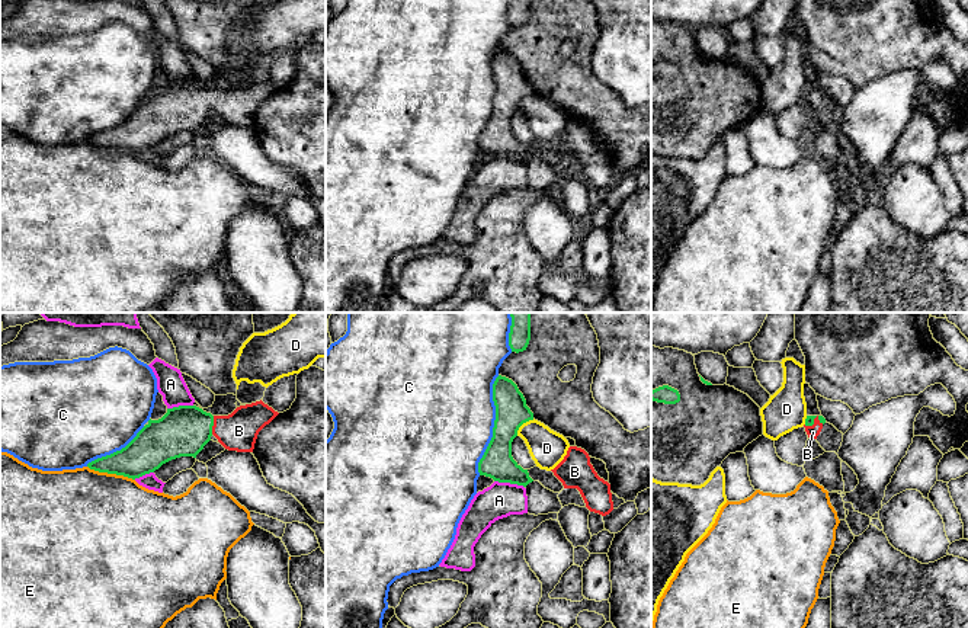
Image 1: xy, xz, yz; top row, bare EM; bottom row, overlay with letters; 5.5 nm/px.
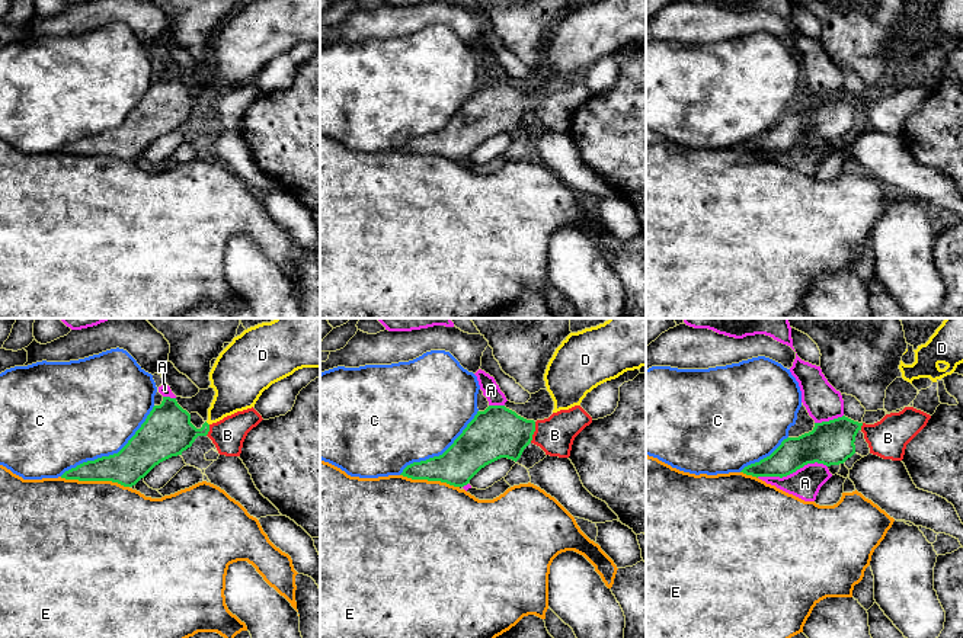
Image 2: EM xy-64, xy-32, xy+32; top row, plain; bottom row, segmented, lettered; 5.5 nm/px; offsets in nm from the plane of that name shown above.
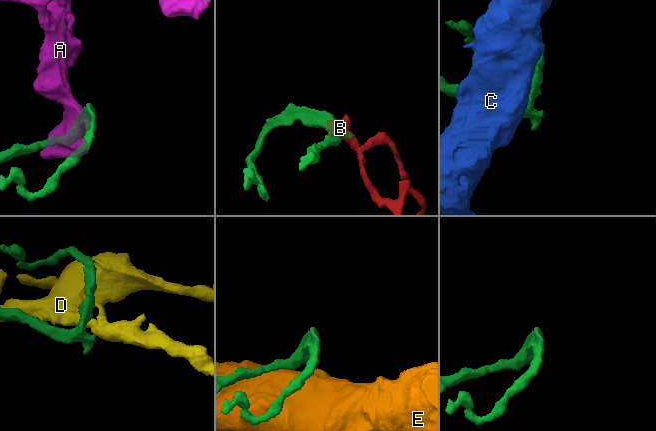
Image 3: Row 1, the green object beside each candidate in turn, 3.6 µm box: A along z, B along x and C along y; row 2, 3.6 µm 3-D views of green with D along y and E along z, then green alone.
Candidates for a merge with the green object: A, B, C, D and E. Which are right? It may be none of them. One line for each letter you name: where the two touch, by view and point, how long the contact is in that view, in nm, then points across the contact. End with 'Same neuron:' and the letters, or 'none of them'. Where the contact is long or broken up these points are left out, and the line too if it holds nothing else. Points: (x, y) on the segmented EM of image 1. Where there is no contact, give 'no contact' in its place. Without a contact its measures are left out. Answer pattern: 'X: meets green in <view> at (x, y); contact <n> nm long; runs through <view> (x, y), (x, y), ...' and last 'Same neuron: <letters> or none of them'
B: meets green in xy at (212, 425); contact 110 nm long; runs through xy (183, 431), (201, 425), (212, 425), (239, 431)
Same neuron: B

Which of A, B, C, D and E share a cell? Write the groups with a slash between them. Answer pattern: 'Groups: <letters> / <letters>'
Groups: A / B / C / D / E

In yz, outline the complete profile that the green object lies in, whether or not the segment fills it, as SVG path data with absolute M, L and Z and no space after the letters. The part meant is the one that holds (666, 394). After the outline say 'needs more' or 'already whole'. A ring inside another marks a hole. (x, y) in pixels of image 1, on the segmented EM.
M663 385L651 391L651 400L664 404L676 404L680 401L680 394L677 390Z | already whole

